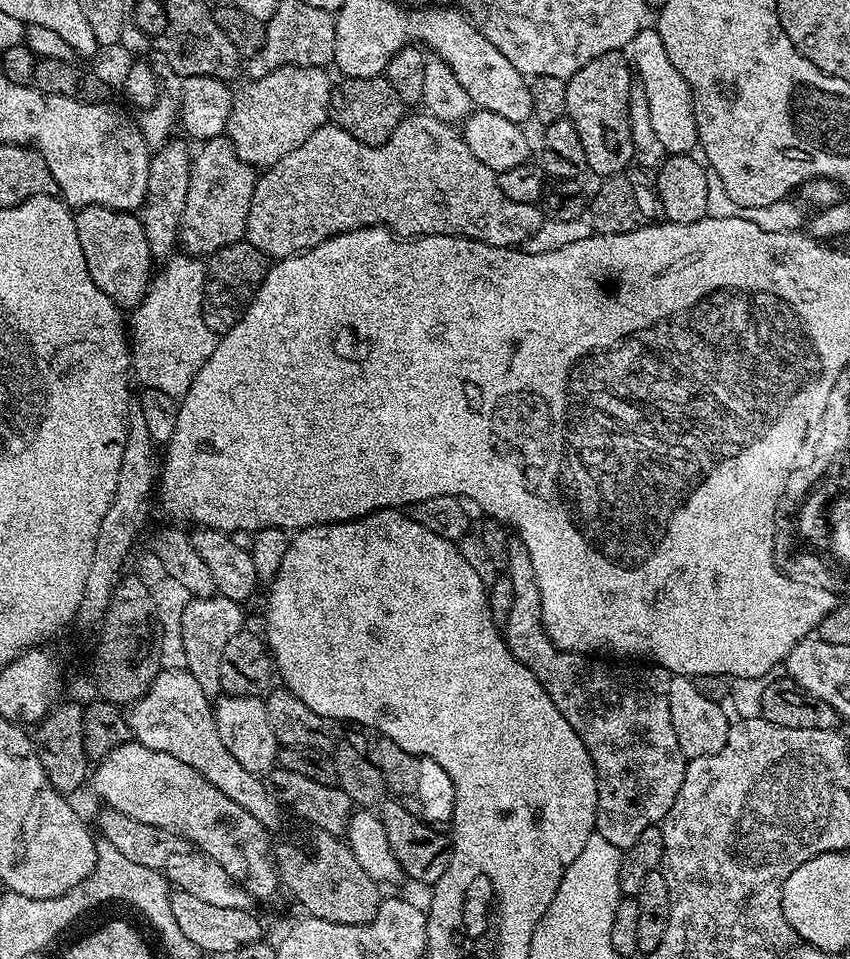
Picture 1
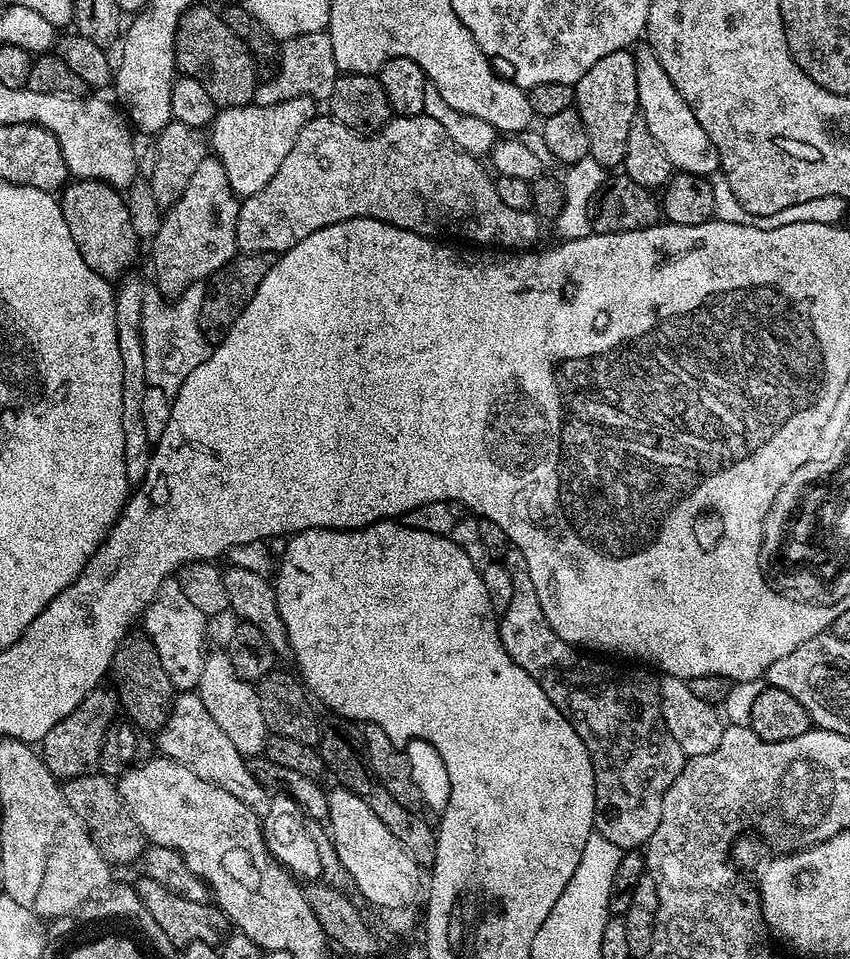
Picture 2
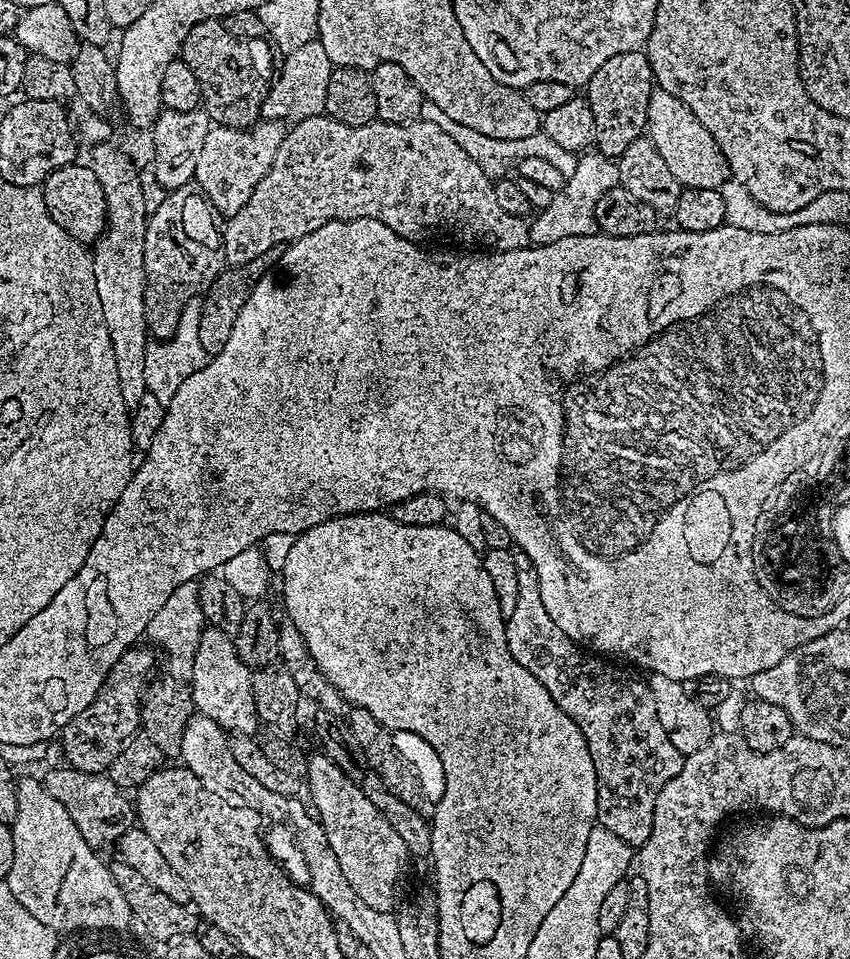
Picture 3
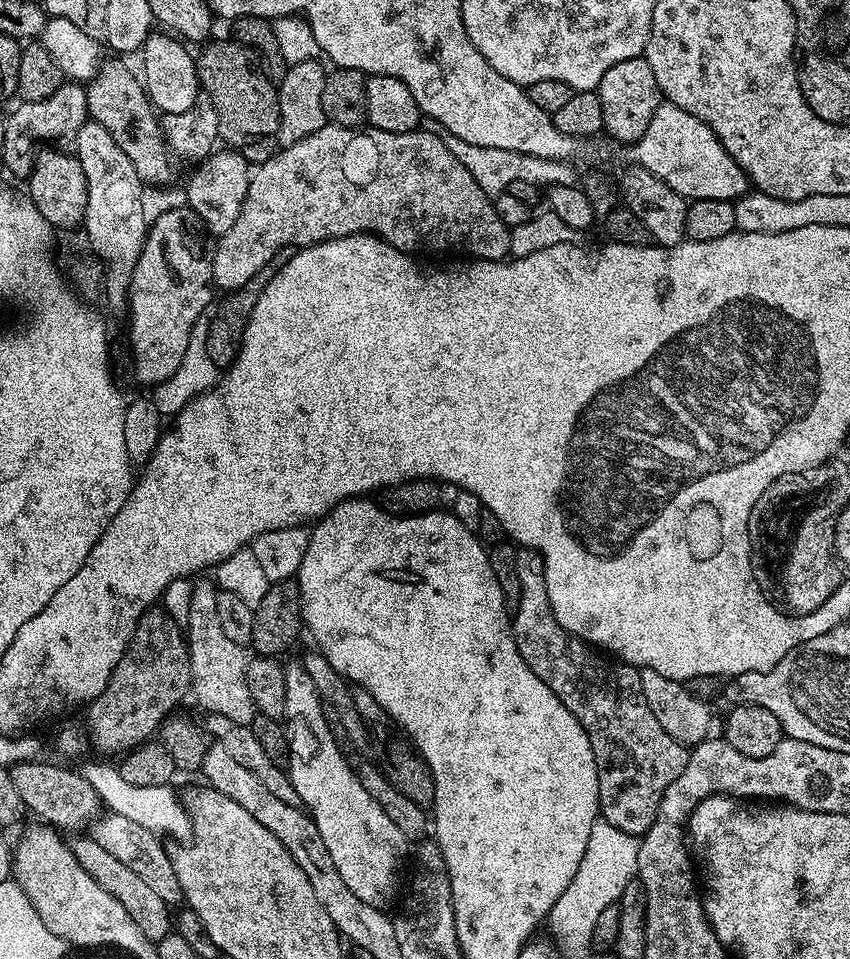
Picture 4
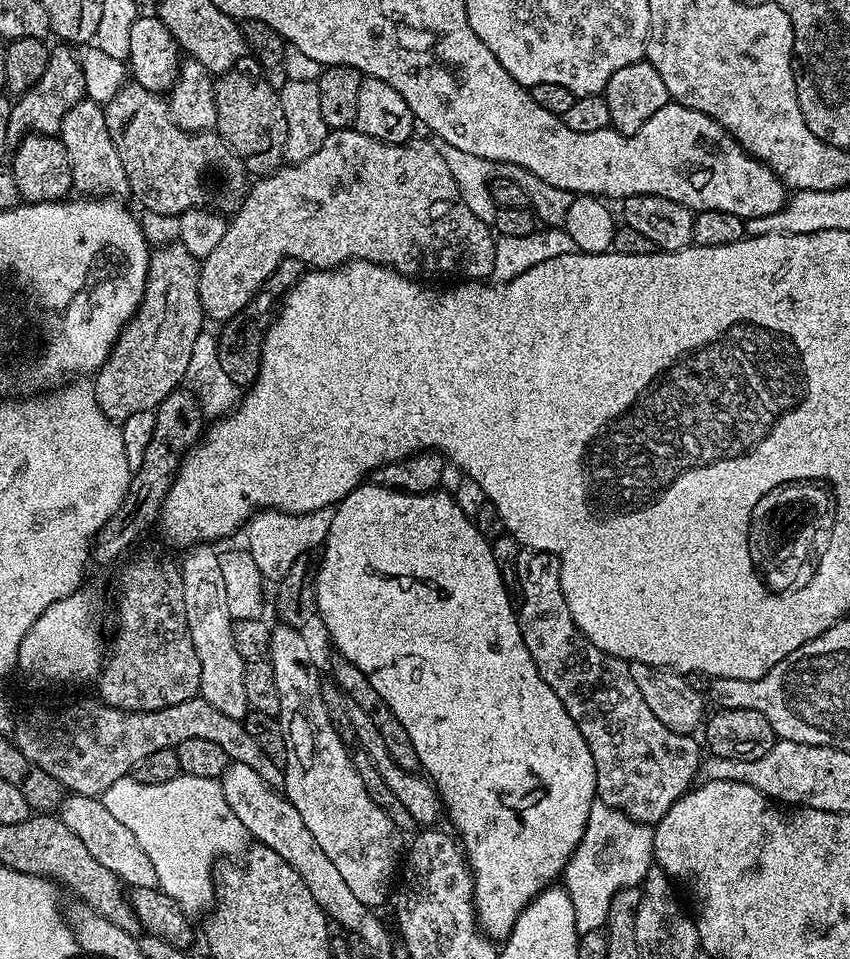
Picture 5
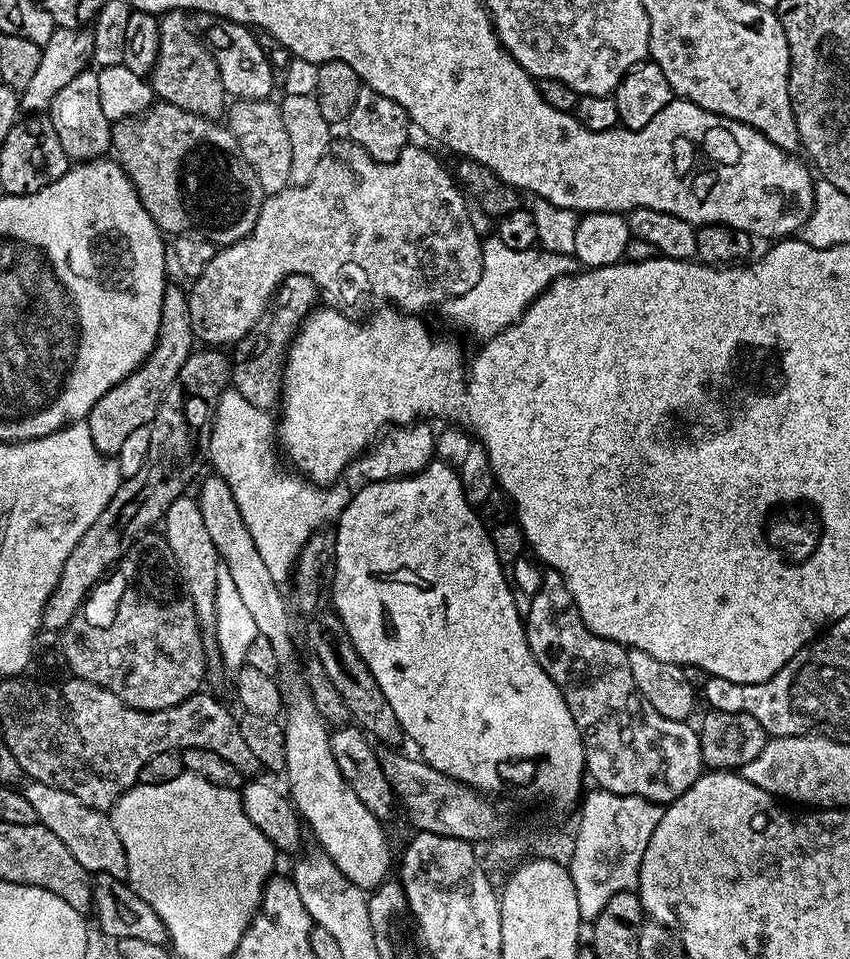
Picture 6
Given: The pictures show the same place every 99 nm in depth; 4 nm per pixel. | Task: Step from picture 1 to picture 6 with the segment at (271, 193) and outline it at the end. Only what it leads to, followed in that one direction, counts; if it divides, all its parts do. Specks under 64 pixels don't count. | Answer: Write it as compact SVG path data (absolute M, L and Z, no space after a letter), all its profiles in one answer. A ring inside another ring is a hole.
M344 138L342 142L333 143L328 149L328 153L318 162L318 167L314 169L314 174L310 182L299 186L289 186L280 193L265 195L264 205L258 214L258 222L254 222L254 230L246 238L242 238L236 244L225 244L210 258L210 263L206 265L206 270L191 281L192 288L187 289L188 305L190 306L190 326L192 335L197 341L200 340L204 346L224 346L220 344L235 345L251 333L265 312L268 311L269 304L272 303L273 296L276 295L277 288L283 284L290 274L306 274L314 281L317 289L321 293L329 292L332 296L341 296L344 300L356 300L359 296L381 296L381 301L395 306L409 314L424 314L427 308L443 305L456 296L466 296L472 289L478 278L482 278L482 237L474 232L470 226L470 204L466 199L459 183L454 179L453 173L444 169L444 164L432 152L427 152L424 148L409 146L398 154L398 158L389 164L378 162L362 150L362 146L353 144L351 140Z

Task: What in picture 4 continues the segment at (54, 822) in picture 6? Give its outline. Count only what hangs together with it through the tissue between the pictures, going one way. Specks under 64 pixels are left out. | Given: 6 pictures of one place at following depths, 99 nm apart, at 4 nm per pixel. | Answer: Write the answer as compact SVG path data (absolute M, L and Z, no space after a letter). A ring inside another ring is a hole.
M108 812L91 825L90 835L98 846L103 846L113 858L118 858L122 866L134 870L134 874L138 874L138 878L142 878L142 882L146 882L146 886L150 886L150 890L162 898L162 902L176 906L183 901L182 886L178 886L178 874L174 874L169 849L164 849L160 841L163 839L157 833L146 830L146 826L138 826L138 822L130 818L122 818L122 814Z

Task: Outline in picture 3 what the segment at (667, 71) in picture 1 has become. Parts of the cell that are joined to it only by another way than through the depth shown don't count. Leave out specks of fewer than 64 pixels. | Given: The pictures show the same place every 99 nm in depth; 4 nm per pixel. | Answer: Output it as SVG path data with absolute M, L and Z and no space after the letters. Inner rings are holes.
M653 87L648 107L648 139L658 146L658 154L662 154L666 166L670 166L670 174L674 174L676 181L684 188L719 188L730 178L728 163L718 150L718 142L710 138L710 130L694 118L690 106L686 106L674 94Z

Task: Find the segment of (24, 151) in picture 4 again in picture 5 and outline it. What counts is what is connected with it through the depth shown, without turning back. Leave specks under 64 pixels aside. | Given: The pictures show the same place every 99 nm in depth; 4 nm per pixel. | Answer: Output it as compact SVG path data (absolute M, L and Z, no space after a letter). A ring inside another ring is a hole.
M53 47L49 51L46 71L42 74L42 78L38 78L34 87L29 92L23 93L13 103L10 110L10 130L8 131L9 137L13 141L19 142L25 136L33 134L51 136L59 133L67 112L80 100L85 99L79 55L71 47L56 47L60 48Z

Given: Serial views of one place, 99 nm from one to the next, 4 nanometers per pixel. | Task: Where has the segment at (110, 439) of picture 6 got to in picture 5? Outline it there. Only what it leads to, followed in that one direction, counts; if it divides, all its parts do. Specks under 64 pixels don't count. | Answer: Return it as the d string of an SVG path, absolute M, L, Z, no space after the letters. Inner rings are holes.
M178 242L167 244L164 247L157 247L155 251L148 257L148 277L146 278L146 286L144 287L144 297L138 306L138 310L133 314L132 319L123 330L120 331L120 336L116 340L116 345L112 347L112 352L108 355L108 361L98 369L94 379L96 384L91 385L93 394L96 395L98 406L102 410L102 414L106 414L106 418L113 422L123 422L129 420L134 414L139 412L151 412L159 408L160 403L171 394L177 391L184 384L184 375L186 374L186 366L190 366L190 354L194 354L194 342L198 342L198 334L205 327L206 317L200 299L198 298L198 278L200 277L201 261L195 260L186 250L186 246L182 246Z

